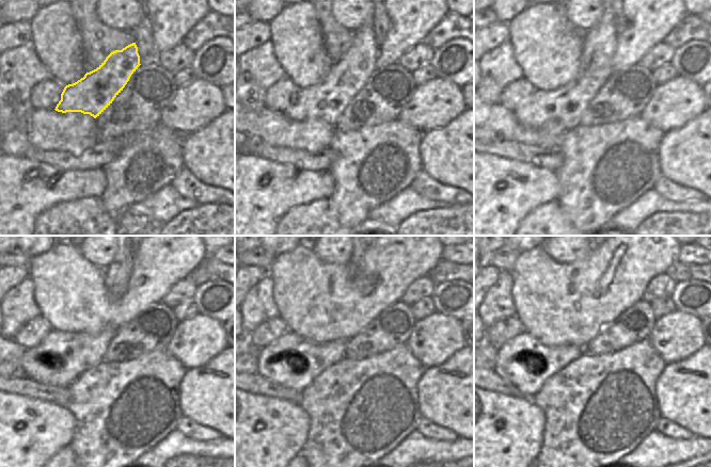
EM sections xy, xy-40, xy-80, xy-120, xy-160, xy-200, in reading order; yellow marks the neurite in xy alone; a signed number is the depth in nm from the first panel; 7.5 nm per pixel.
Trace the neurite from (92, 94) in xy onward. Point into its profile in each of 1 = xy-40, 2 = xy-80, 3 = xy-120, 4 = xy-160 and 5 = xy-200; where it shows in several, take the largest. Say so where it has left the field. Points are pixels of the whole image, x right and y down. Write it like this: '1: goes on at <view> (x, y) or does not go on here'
1: goes on at xy-40 (327, 100)
2: goes on at xy-80 (566, 105)
3: goes on at xy-120 (61, 357)
4: goes on at xy-160 (291, 360)
5: goes on at xy-200 (524, 361)

